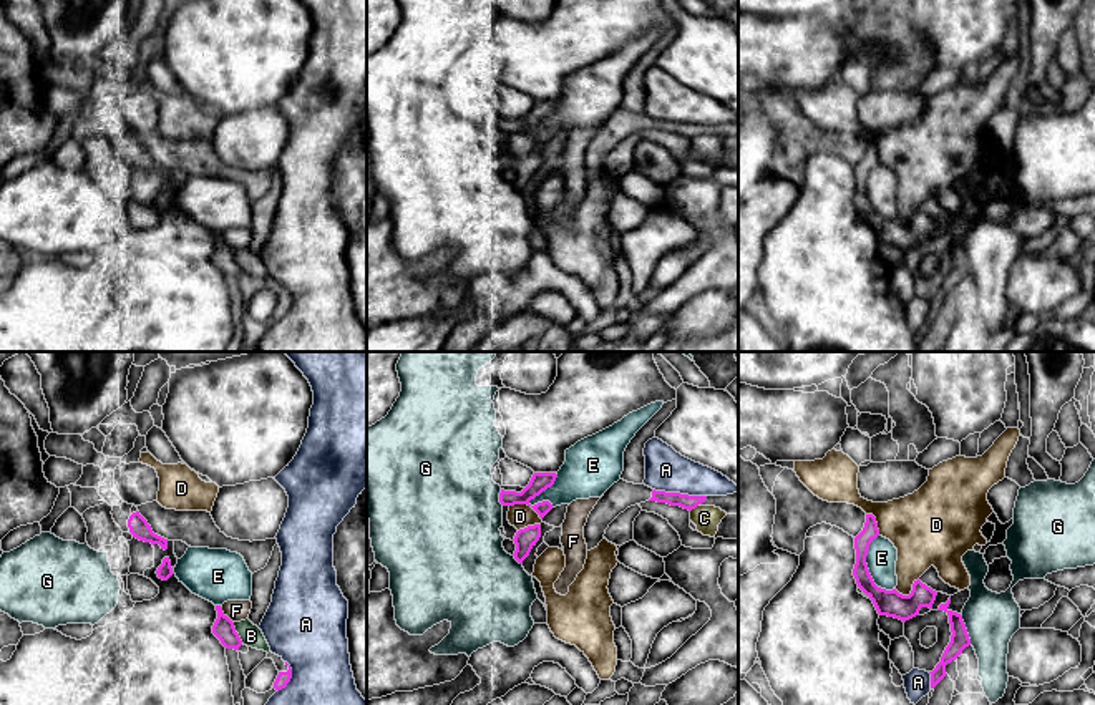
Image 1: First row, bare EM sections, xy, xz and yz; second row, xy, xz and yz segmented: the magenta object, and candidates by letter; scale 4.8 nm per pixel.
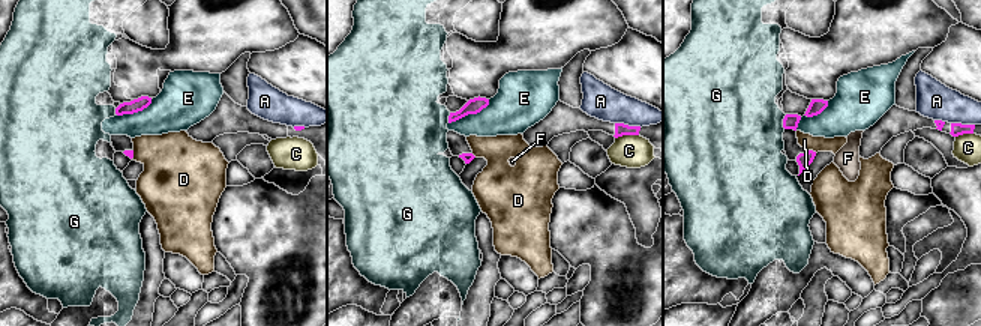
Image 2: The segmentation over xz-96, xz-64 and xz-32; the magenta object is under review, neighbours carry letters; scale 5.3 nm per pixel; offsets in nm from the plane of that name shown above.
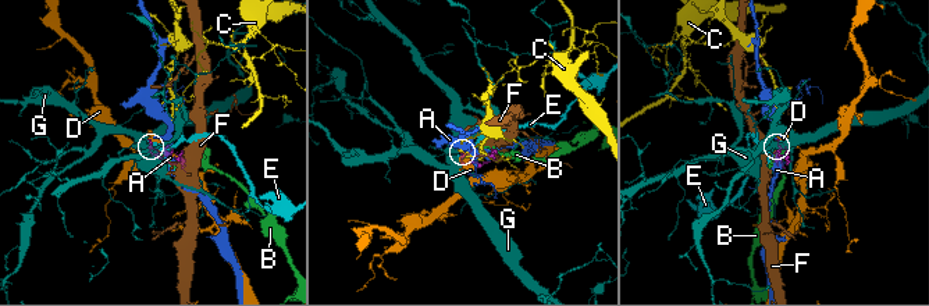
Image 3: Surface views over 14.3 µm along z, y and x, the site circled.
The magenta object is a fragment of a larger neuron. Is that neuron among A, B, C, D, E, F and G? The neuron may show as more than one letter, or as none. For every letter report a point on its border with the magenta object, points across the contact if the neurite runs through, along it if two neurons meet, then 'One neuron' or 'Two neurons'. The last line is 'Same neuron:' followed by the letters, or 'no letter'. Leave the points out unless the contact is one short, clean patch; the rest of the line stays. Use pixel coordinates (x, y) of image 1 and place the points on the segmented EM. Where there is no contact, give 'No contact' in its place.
A: Touches magenta at xz (679, 493). Two neurons
B: Touches magenta at xy (236, 632). Two neurons
C: Touches magenta at xz (694, 508). Boundary: xz (697, 505), (691, 511). Two neurons
D: Touches magenta at xz (526, 503). Two neurons
E: Touches magenta at yz (866, 568). One neuron
F: Touches magenta at xy (223, 614). Boundary: xy (219, 606), (233, 622). Two neurons
G: Touches magenta at yz (966, 629). Two neurons
Same neuron: E

